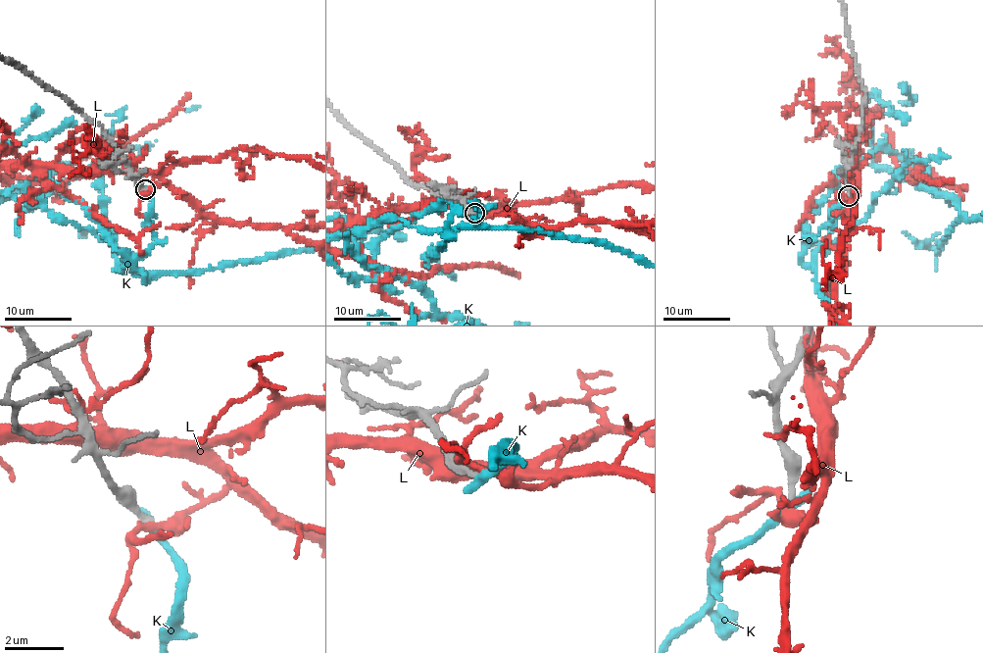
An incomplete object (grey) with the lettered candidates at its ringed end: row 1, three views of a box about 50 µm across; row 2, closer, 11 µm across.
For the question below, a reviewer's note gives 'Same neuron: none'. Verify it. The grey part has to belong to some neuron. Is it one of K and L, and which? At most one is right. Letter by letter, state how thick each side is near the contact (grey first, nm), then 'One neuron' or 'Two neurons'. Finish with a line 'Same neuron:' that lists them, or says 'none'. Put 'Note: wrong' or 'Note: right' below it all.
K: Thickness 280 nm (grey) against 380 nm. Two neurons
L: Thickness 280 nm (grey) against 200 nm. Two neurons
Same neuron: none
Note: right

